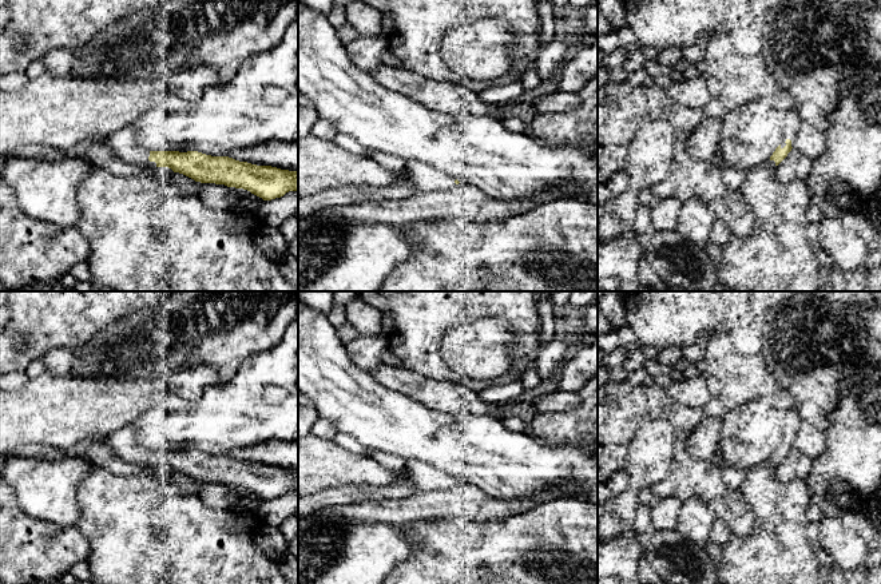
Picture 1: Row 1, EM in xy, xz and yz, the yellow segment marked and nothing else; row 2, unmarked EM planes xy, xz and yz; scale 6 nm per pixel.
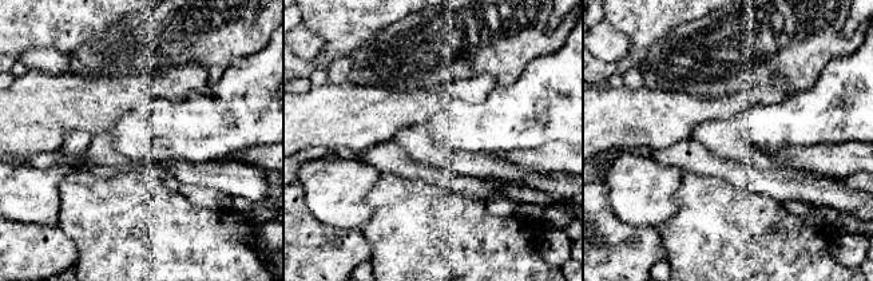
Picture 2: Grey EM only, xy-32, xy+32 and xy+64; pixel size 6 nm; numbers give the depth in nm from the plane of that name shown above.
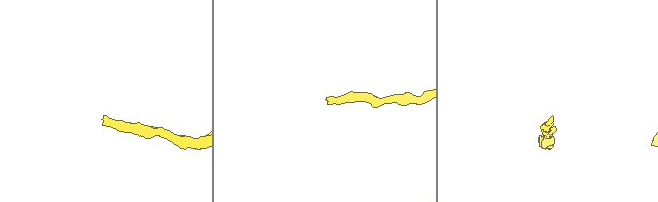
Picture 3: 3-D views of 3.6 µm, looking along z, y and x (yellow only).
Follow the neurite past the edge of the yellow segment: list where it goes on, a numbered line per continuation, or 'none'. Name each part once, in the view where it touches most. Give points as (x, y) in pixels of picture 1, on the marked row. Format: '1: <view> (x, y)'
1: yz (792, 120)

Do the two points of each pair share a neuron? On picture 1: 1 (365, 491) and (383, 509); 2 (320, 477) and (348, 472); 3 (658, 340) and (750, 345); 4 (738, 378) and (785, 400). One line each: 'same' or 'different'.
1: different
2: same
3: same
4: same

